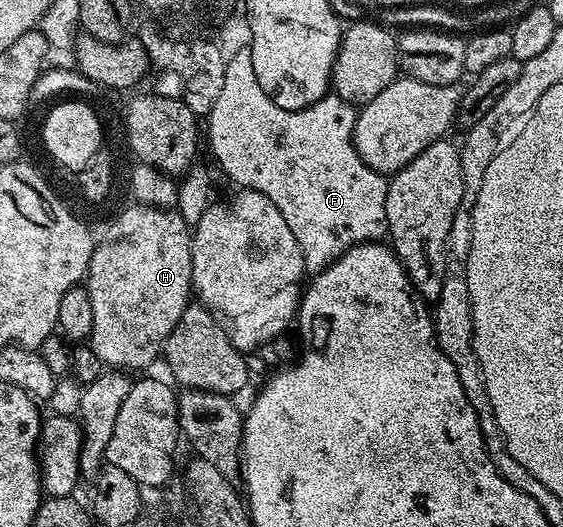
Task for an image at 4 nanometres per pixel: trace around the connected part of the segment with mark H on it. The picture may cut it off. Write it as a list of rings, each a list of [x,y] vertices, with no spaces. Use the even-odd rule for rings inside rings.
[[[137,204],[130,213],[121,215],[117,226],[96,252],[92,267],[92,286],[88,288],[88,305],[92,308],[94,327],[90,344],[97,362],[116,371],[144,369],[161,352],[168,336],[174,331],[182,311],[186,311],[193,296],[192,234],[175,208],[156,209],[153,205]]]

